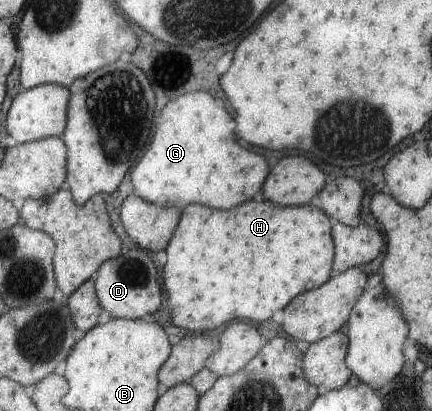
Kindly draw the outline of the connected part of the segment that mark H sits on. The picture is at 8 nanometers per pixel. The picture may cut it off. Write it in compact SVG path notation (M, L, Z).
M266 200L262 202L246 202L240 206L234 206L230 210L212 209L200 206L198 203L190 203L181 208L178 224L174 227L171 239L165 248L166 262L162 271L162 282L166 296L168 296L168 306L170 307L170 322L175 327L184 330L214 330L230 320L244 318L252 322L262 322L268 320L275 310L283 309L297 294L315 289L324 284L332 275L331 264L333 259L333 240L331 237L331 225L333 221L328 218L318 207L313 205L283 207L274 205Z

